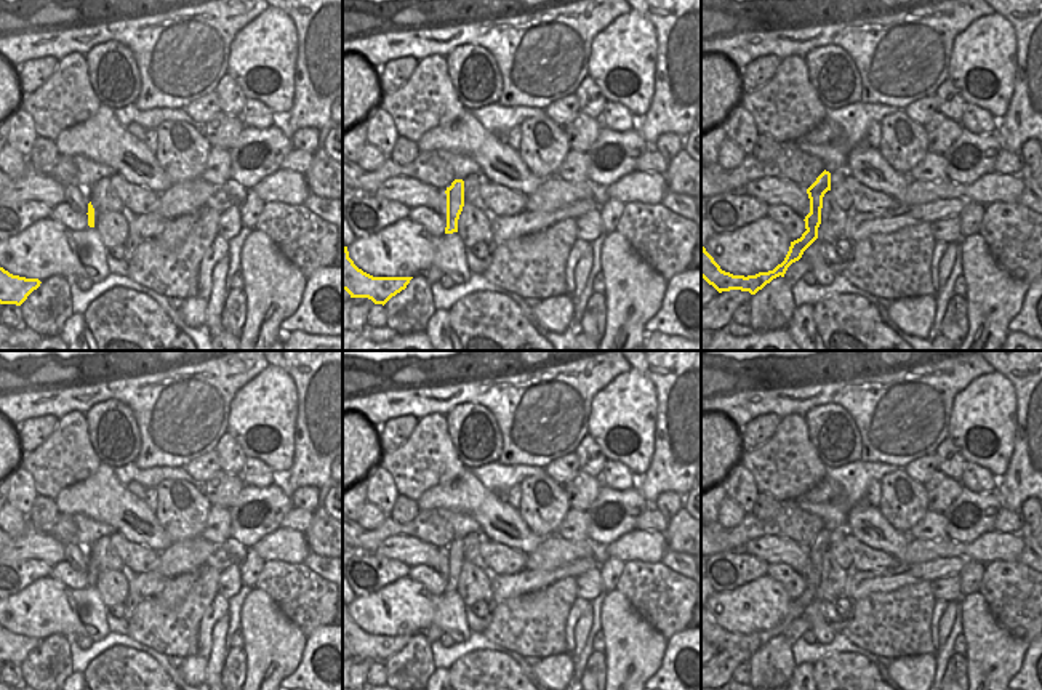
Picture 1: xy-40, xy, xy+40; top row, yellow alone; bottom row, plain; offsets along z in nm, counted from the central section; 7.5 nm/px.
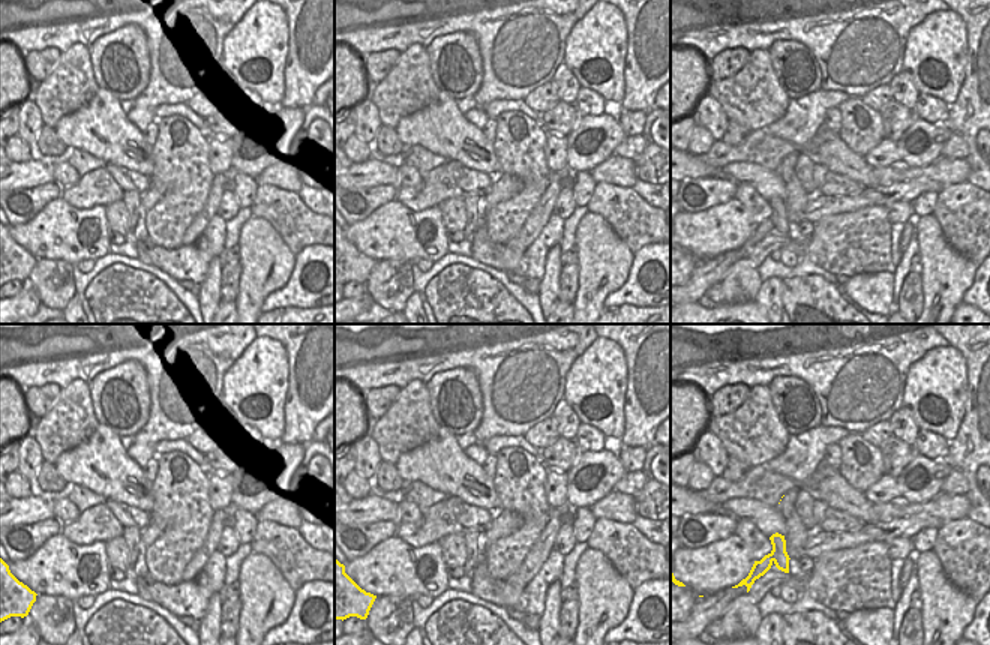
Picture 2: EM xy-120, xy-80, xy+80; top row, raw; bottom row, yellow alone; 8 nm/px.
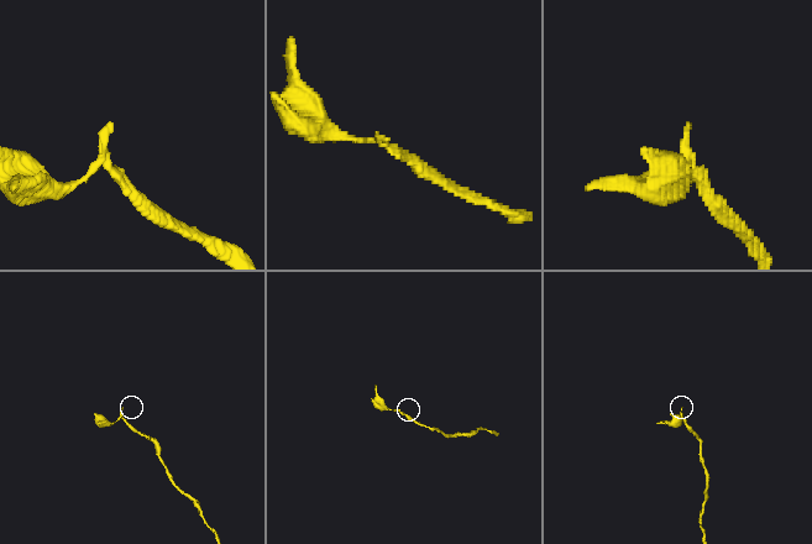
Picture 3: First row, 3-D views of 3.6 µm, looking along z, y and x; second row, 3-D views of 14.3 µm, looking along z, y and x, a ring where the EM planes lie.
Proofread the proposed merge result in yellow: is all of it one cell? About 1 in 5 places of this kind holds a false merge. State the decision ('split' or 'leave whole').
split

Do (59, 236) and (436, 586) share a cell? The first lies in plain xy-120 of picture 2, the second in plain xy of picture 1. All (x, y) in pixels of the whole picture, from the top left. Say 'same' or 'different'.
different

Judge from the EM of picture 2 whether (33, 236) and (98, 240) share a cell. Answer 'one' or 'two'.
one

